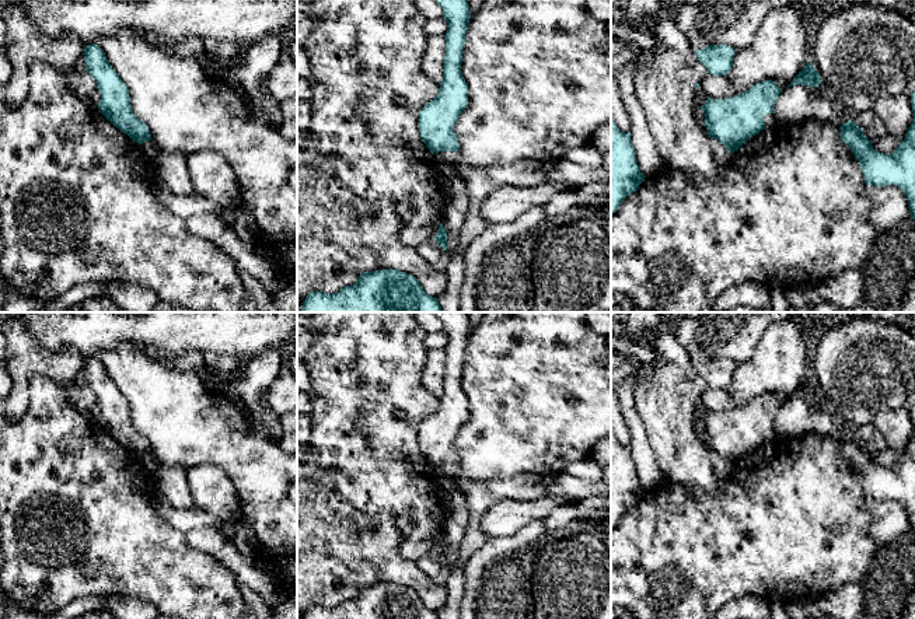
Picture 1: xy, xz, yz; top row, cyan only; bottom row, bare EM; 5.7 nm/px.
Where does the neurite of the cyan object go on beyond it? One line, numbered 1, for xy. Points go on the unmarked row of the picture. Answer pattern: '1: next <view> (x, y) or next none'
1: next none

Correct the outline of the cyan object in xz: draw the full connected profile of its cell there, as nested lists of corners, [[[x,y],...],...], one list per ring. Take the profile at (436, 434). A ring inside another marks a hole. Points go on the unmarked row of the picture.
[[[434,312],[448,338],[443,394],[437,410],[419,426],[418,437],[422,455],[434,476],[455,480],[460,475],[460,457],[454,440],[468,419],[468,399],[461,387],[465,347],[469,336],[467,312]]]

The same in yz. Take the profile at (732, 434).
[[[766,394],[730,412],[708,410],[701,420],[708,450],[719,454],[730,468],[737,465],[750,451],[776,438],[773,422],[780,406],[775,395]]]

